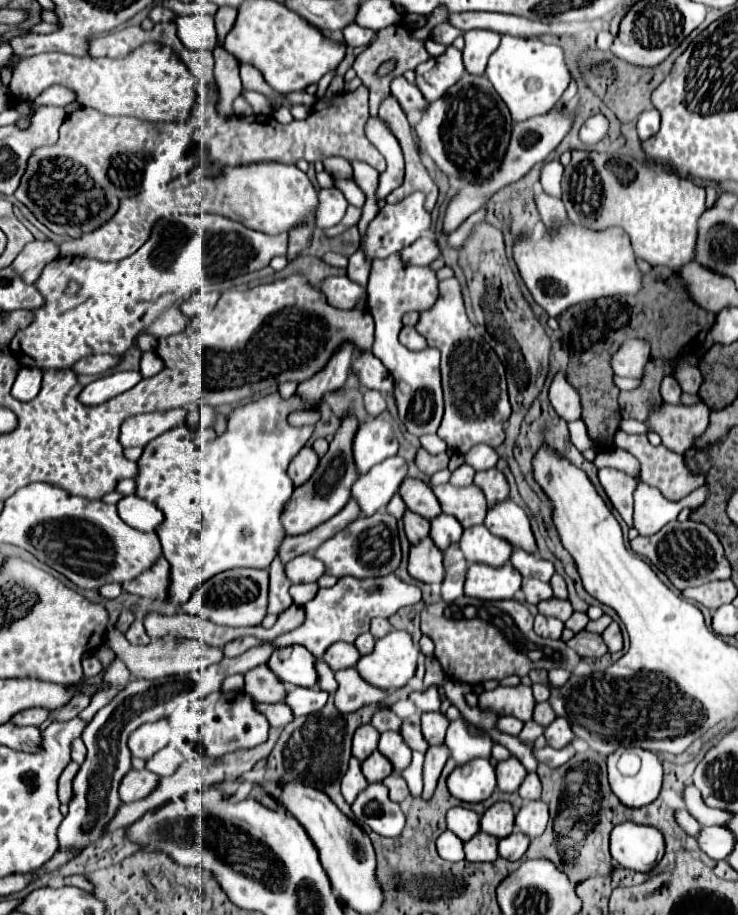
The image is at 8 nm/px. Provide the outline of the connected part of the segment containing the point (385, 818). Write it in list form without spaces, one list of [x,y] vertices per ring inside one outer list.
[[[372,783],[352,805],[354,815],[382,837],[398,837],[406,825],[406,815],[400,805],[390,801],[388,789],[382,783]]]

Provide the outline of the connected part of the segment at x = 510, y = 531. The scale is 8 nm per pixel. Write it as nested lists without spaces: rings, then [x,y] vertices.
[[[504,499],[492,505],[486,513],[484,525],[494,535],[510,541],[514,547],[520,547],[524,551],[536,551],[530,519],[526,511],[520,505],[516,505],[512,499]]]

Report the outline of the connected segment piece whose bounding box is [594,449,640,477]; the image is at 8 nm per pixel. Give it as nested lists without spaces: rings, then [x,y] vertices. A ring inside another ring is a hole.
[[[616,449],[612,453],[598,453],[596,459],[594,459],[594,465],[600,469],[600,467],[616,467],[616,469],[624,469],[628,475],[636,475],[638,471],[638,459],[634,455],[630,455],[628,451],[624,449]]]

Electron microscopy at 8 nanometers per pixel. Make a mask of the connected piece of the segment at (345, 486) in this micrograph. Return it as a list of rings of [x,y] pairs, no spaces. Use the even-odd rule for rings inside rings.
[[[344,415],[340,419],[340,427],[330,443],[328,453],[320,459],[316,473],[310,477],[306,485],[294,489],[290,503],[284,507],[284,515],[282,515],[282,523],[288,535],[300,535],[310,531],[312,527],[318,527],[320,523],[334,517],[350,501],[352,485],[360,477],[360,473],[356,471],[354,453],[352,453],[352,437],[356,435],[358,427],[360,427],[360,421],[354,415]]]

